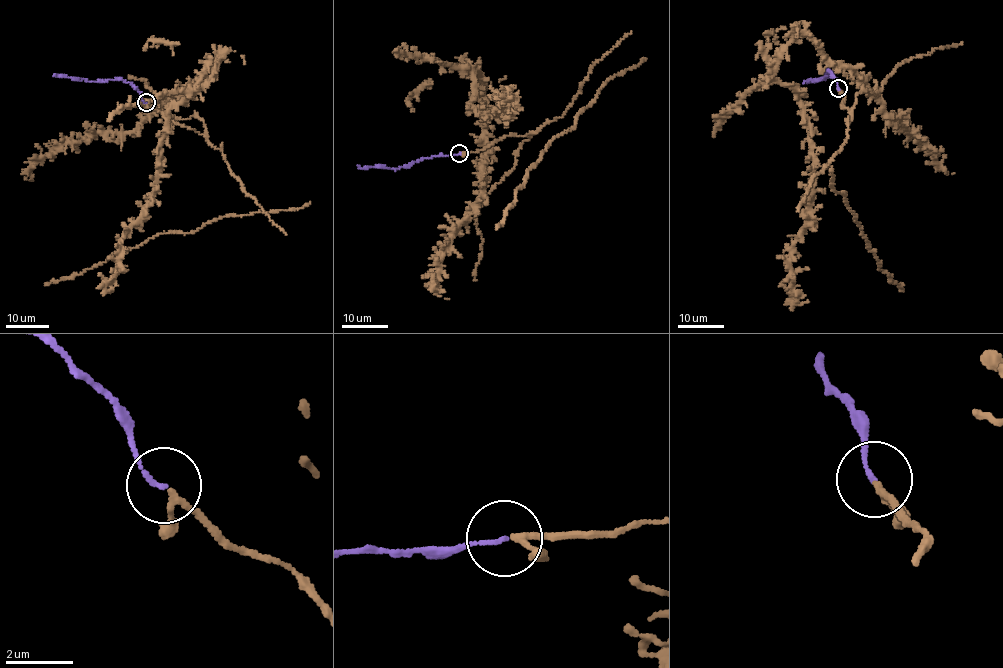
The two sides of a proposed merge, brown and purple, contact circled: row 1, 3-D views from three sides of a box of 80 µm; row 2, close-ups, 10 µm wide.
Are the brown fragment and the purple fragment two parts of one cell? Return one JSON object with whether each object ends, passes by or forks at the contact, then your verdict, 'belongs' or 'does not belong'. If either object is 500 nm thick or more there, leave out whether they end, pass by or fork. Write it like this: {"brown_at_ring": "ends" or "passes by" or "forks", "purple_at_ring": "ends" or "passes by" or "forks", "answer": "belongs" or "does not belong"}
{"brown_at_ring": "passes by", "purple_at_ring": "ends", "answer": "belongs"}

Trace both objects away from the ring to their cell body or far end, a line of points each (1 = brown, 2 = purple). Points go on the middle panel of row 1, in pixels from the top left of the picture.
1: (460, 153), (531, 135), (491, 188), (473, 70), (470, 105), (496, 115), (511, 94), (522, 109)
2: (459, 153), (413, 161), (398, 168), (364, 168), (357, 165)

